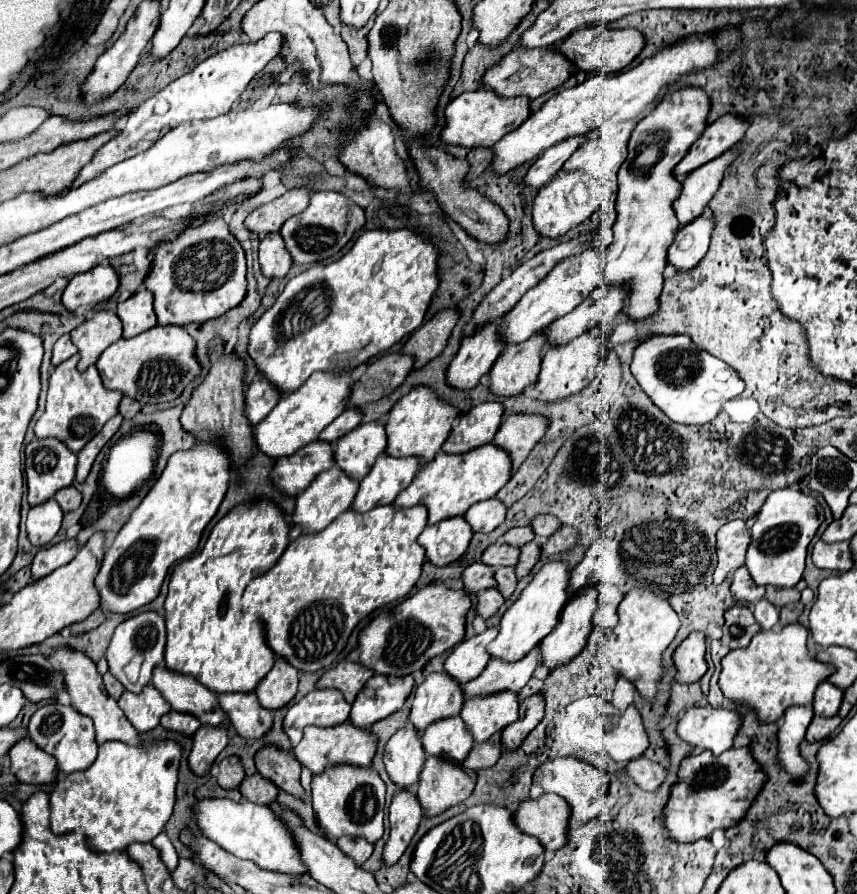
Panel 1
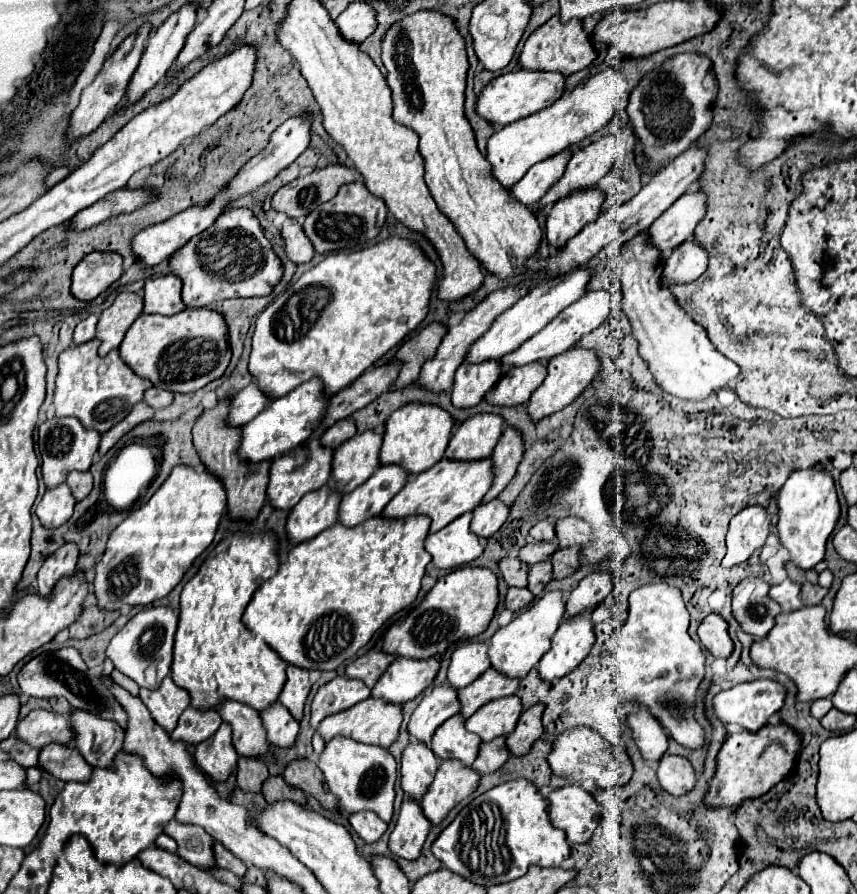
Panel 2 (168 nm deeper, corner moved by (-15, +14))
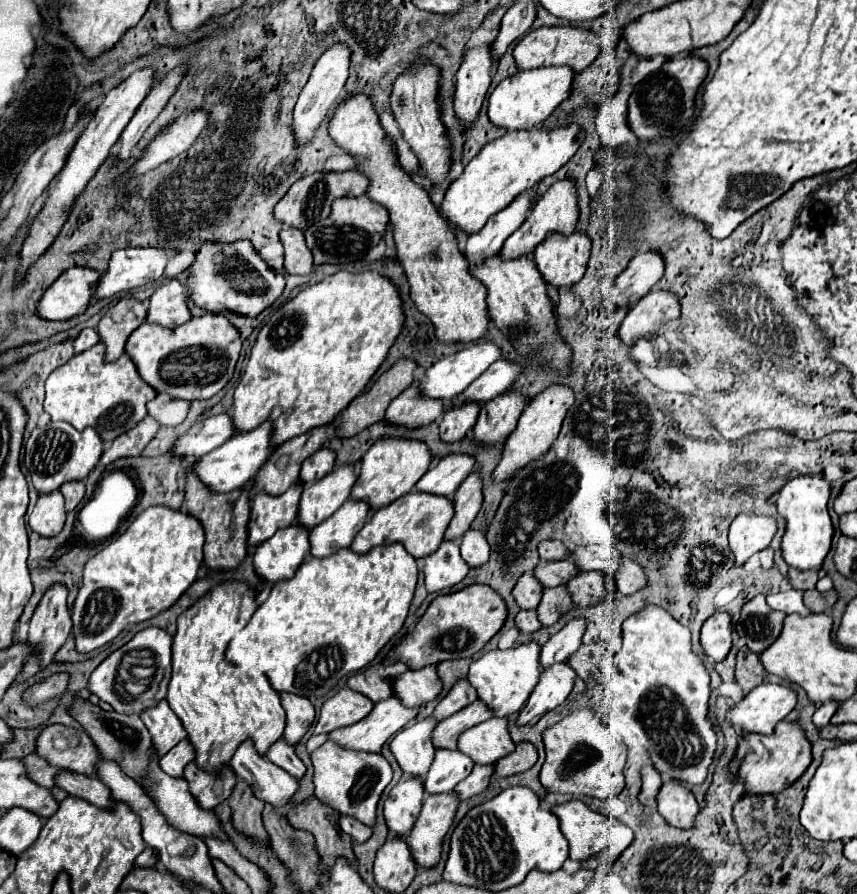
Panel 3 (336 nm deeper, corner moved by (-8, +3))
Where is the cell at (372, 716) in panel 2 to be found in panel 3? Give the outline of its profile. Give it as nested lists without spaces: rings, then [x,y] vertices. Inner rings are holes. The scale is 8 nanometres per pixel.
[[[390,697],[374,705],[368,717],[362,721],[336,729],[330,733],[330,739],[344,749],[380,753],[382,745],[398,733],[408,721],[416,719],[420,707],[404,707],[398,697]]]

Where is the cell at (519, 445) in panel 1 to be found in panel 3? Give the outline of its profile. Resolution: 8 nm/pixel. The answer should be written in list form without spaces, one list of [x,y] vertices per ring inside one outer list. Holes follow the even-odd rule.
[[[470,473],[468,479],[458,487],[452,497],[454,503],[454,519],[448,525],[446,539],[460,539],[468,529],[482,505],[482,489],[480,489],[480,475]]]

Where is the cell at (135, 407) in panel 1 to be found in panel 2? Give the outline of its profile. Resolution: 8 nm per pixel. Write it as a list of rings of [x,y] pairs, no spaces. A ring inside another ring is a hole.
[[[149,388],[149,390],[145,392],[145,398],[143,398],[143,402],[147,402],[153,410],[171,404],[171,400],[173,400],[173,394],[171,394],[171,392],[167,392],[167,390],[157,390],[157,388]]]

